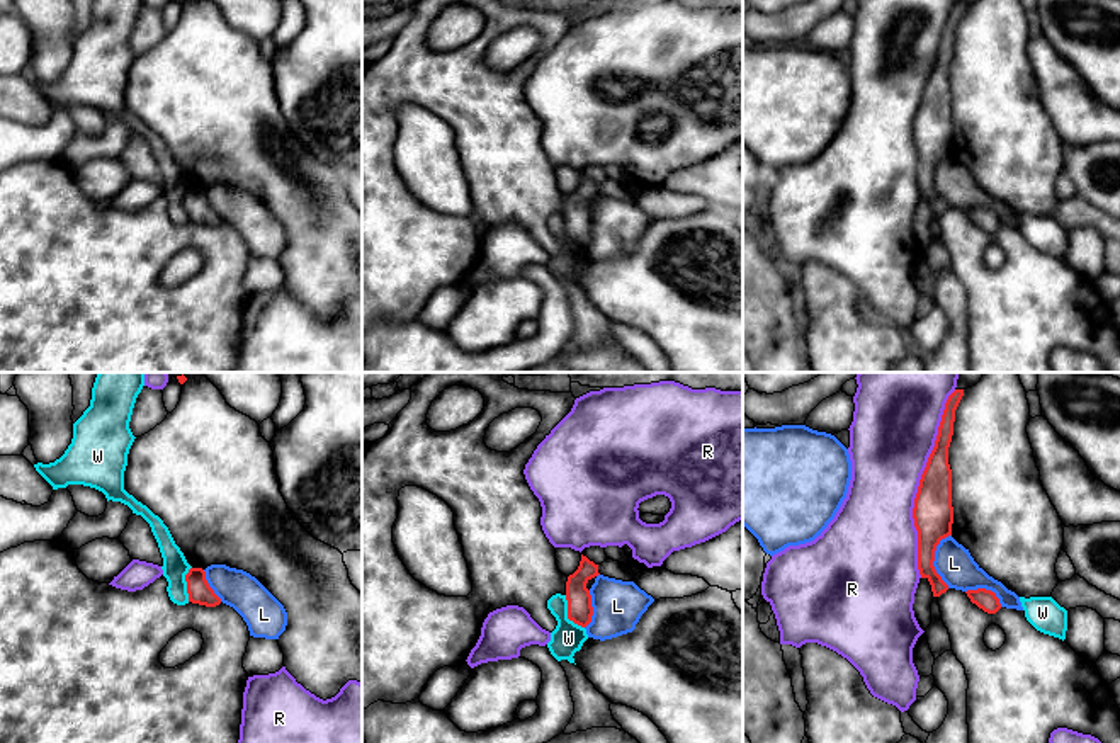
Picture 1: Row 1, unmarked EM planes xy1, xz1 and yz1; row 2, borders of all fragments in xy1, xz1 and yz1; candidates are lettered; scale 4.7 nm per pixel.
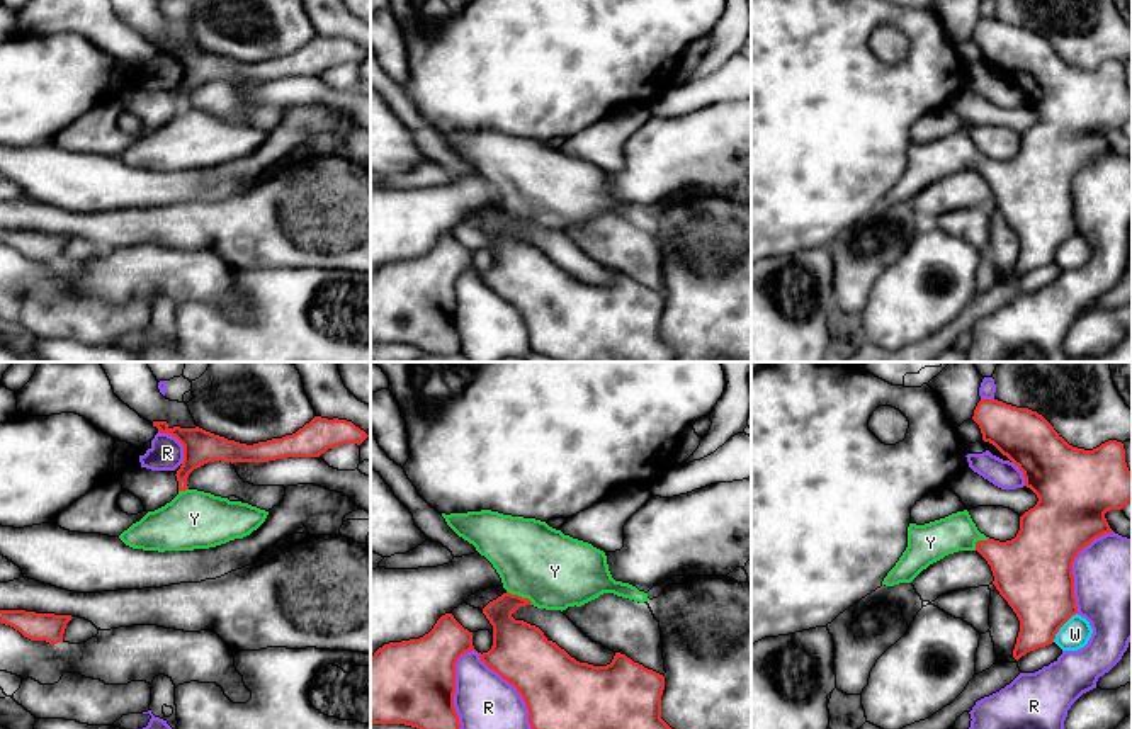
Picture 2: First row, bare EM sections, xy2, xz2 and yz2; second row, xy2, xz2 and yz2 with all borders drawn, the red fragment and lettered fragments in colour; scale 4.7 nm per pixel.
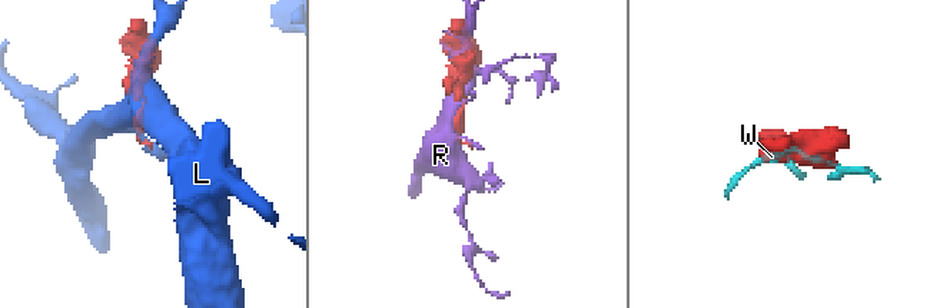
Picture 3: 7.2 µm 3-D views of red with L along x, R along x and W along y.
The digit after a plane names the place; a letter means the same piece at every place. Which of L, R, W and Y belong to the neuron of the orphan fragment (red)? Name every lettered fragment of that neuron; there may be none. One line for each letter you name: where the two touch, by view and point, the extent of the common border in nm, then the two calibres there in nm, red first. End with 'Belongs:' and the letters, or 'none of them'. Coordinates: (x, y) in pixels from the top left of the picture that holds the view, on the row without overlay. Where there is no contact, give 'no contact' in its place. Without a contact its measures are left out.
Y: meets red in xz2 at (520, 216); contact 140 nm long; 260 nm thick on the red side, 360 nm on the other
Belongs: Y

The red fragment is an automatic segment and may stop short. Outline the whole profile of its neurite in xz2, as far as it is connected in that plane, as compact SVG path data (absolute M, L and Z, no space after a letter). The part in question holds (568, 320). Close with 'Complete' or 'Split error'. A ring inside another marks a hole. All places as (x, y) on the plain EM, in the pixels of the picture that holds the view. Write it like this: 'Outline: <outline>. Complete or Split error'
Outline: M503 212L483 233L493 245L493 265L478 272L479 279L522 314L532 352L556 362L675 362L676 350L661 338L665 296L615 272L607 285L593 285L571 277L544 251L512 235L529 218Z. Complete

